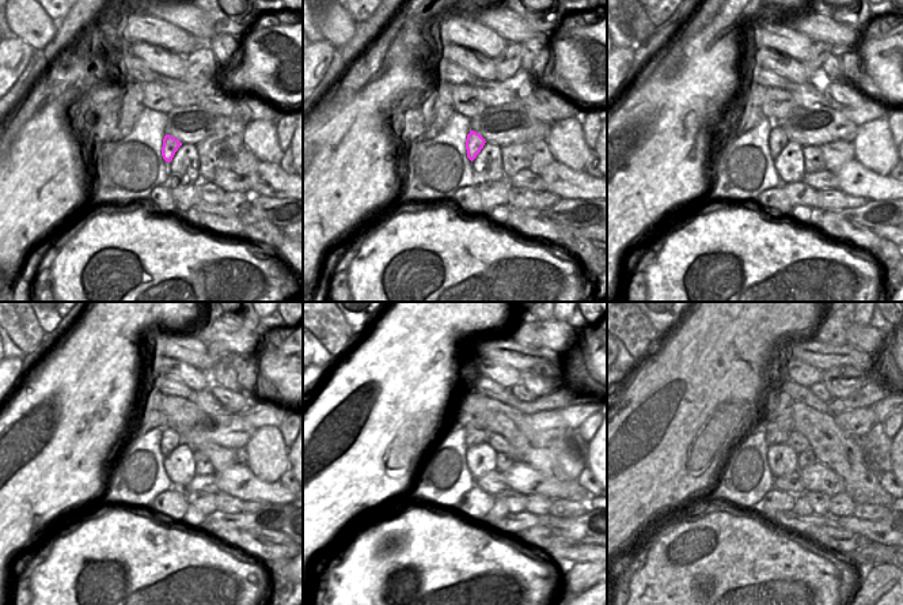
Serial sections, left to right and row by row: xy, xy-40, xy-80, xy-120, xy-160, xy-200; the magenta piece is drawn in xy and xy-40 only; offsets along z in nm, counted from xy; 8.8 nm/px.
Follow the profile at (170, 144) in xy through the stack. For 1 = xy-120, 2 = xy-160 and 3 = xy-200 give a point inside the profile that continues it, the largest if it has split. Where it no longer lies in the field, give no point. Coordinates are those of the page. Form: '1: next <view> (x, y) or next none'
1: next xy-120 (171, 438)
2: next xy-160 (474, 437)
3: next xy-200 (774, 434)

